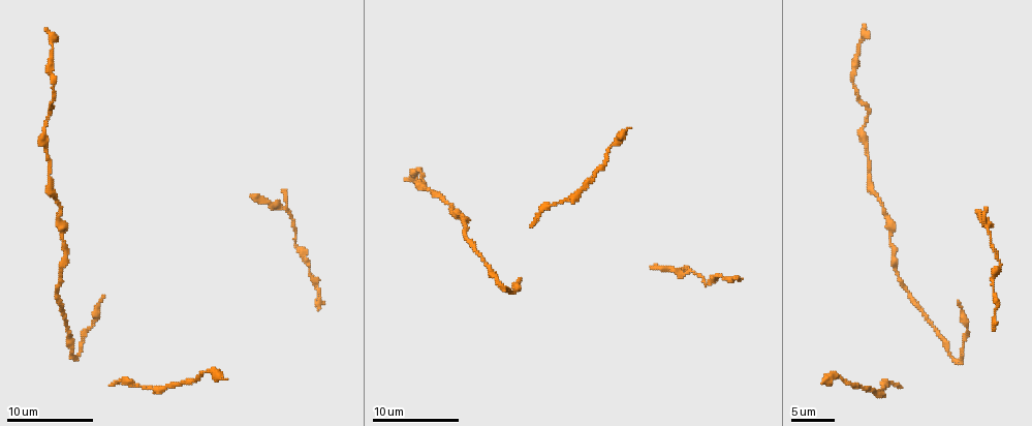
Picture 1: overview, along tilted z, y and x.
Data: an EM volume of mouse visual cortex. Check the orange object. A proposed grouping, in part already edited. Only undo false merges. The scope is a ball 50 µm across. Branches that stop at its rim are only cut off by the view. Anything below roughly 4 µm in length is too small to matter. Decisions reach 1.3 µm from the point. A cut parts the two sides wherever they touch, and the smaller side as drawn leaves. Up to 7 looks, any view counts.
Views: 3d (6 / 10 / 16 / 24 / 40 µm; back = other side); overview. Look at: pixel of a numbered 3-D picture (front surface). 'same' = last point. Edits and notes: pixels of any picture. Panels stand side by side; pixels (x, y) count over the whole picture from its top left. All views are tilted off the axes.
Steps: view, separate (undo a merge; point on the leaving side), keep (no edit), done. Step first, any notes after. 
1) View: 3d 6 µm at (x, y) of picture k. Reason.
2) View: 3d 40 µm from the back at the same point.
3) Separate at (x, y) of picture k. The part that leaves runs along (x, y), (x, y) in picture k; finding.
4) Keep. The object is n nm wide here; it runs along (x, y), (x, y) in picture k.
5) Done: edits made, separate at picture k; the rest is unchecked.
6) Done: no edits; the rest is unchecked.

View: 3d 6 µm at (687, 272) of picture 1. Small branch off a trunk.

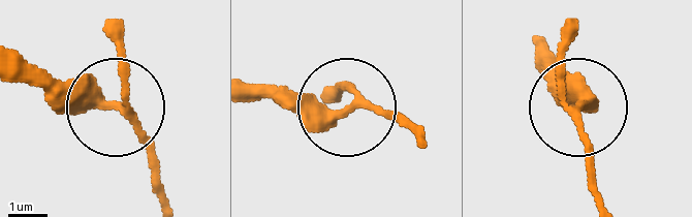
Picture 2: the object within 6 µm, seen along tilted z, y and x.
View: 3d 6 µm from the back at (112, 103) of picture 2.

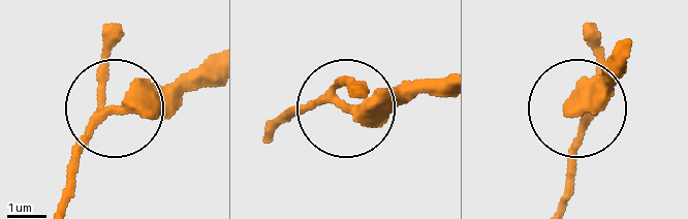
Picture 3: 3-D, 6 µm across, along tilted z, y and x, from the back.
Keep. The object is 290 nm wide here; continuous, no second cell.

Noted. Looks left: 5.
View: 3d 10 µm at (293, 243) of picture 1. Sudden change in width.

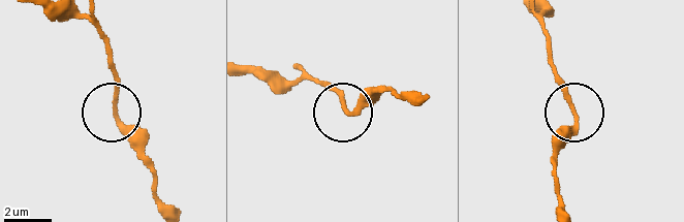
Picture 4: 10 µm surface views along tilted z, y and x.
Keep. Continuous, no second cell.

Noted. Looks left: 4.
View: 3d 10 µm at (862, 131) of picture 1. Calibre changes.

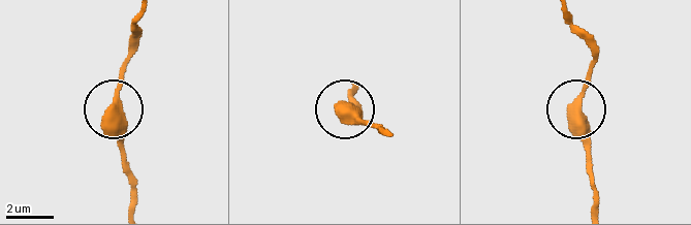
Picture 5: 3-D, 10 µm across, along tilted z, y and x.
Keep. It runs along (593, 207), (593, 171), (578, 100), (599, 50) in picture 5; all the same cell.

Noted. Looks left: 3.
View: 3d 10 µm at (869, 177) of picture 1. Sudden change in width.

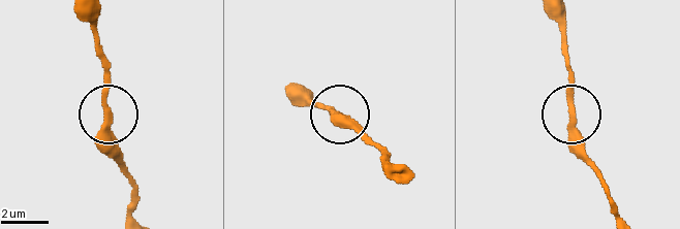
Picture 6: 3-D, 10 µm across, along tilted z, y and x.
View: 3d 6 µm at (571, 114) of picture 6.

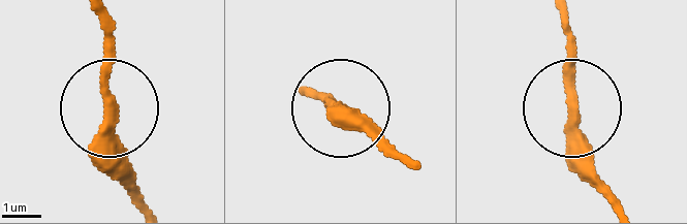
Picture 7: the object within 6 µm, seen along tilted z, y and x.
Keep. It runs along (141, 199), (102, 74), (102, 16) in picture 7; all the same cell.

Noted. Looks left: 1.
Done: no edits; the rest is unchecked.

